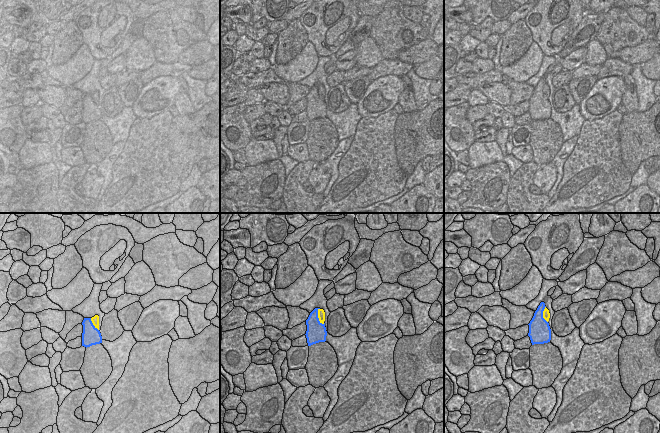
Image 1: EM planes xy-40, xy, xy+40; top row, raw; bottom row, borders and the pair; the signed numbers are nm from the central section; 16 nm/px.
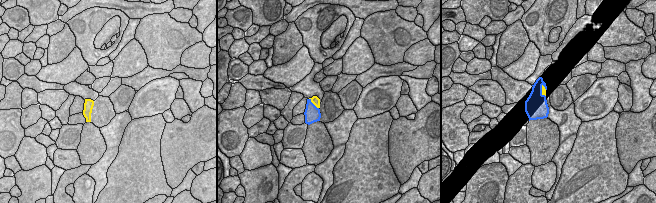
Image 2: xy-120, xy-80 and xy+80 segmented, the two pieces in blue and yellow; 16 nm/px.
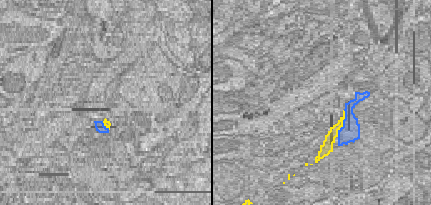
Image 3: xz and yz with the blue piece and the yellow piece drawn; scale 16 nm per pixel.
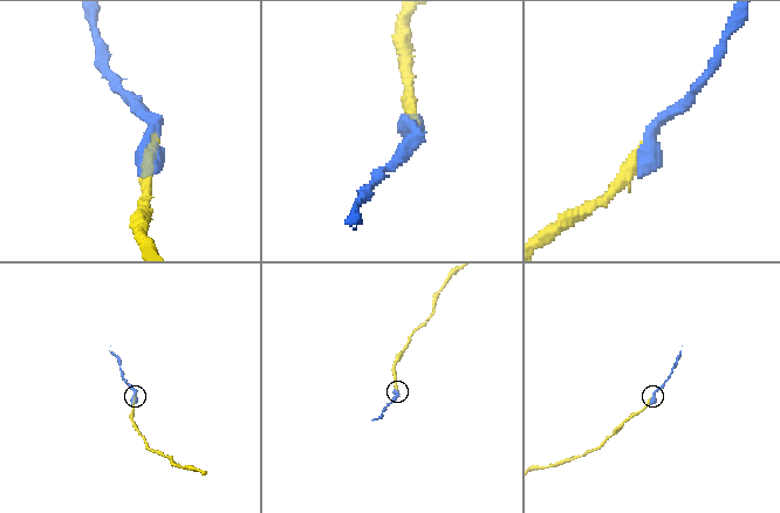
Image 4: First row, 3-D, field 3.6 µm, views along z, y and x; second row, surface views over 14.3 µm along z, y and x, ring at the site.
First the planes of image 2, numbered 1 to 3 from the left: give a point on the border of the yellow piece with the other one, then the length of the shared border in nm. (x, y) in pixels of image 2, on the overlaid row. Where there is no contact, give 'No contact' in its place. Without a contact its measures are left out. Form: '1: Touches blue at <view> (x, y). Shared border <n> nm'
1: No contact
2: Touches blue at xy-80 (312, 103). Shared border 240 nm
3: Touches blue at xy+80 (541, 90). Shared border 220 nm.

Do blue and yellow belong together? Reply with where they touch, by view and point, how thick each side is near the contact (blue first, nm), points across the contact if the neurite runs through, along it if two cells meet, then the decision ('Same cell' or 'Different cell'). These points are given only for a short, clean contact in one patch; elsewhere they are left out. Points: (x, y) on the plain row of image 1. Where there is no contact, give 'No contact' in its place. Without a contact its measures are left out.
Touches blue at xy (317, 92). Thickness 320 nm (blue) against 130 nm. Same cell.

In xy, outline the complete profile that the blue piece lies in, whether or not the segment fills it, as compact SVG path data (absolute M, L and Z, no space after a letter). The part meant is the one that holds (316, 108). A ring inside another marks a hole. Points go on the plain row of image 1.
M315 84L306 96L306 114L308 122L319 118L325 118L327 107L325 103L325 88L323 85Z

